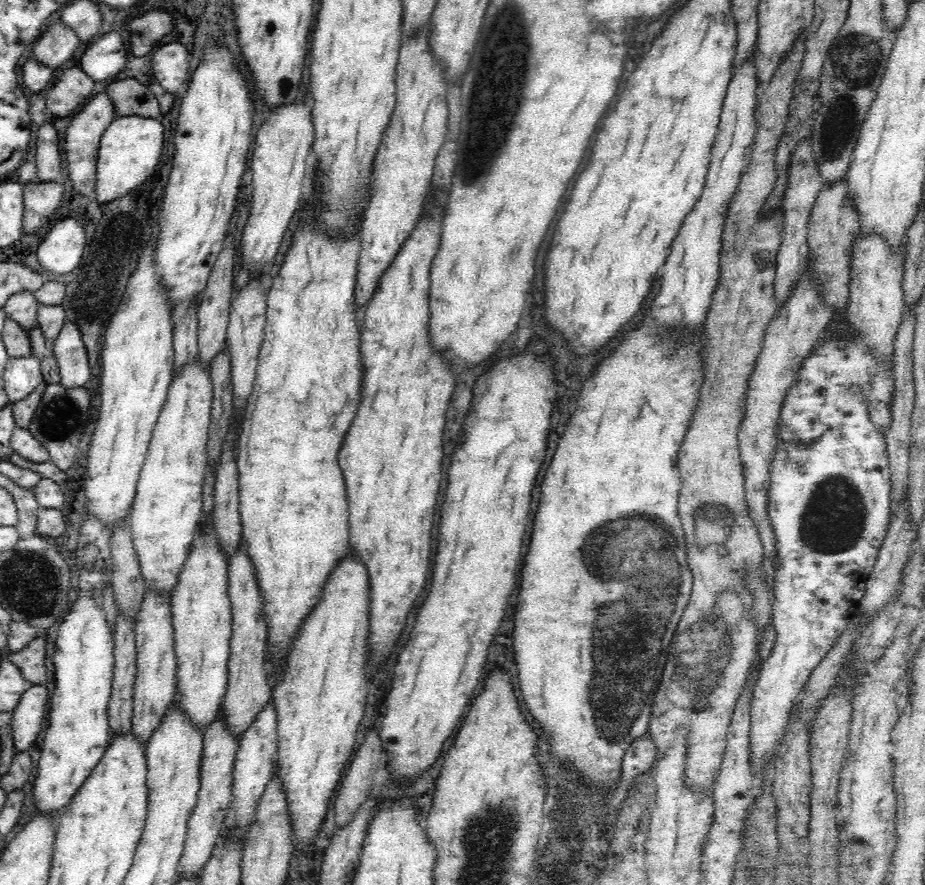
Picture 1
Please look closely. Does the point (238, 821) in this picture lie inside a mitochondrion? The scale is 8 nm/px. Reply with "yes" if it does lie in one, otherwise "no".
yes

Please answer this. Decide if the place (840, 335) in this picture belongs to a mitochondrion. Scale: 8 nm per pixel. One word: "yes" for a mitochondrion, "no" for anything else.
no

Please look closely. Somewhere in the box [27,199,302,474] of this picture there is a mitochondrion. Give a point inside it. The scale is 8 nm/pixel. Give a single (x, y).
(57, 420)

